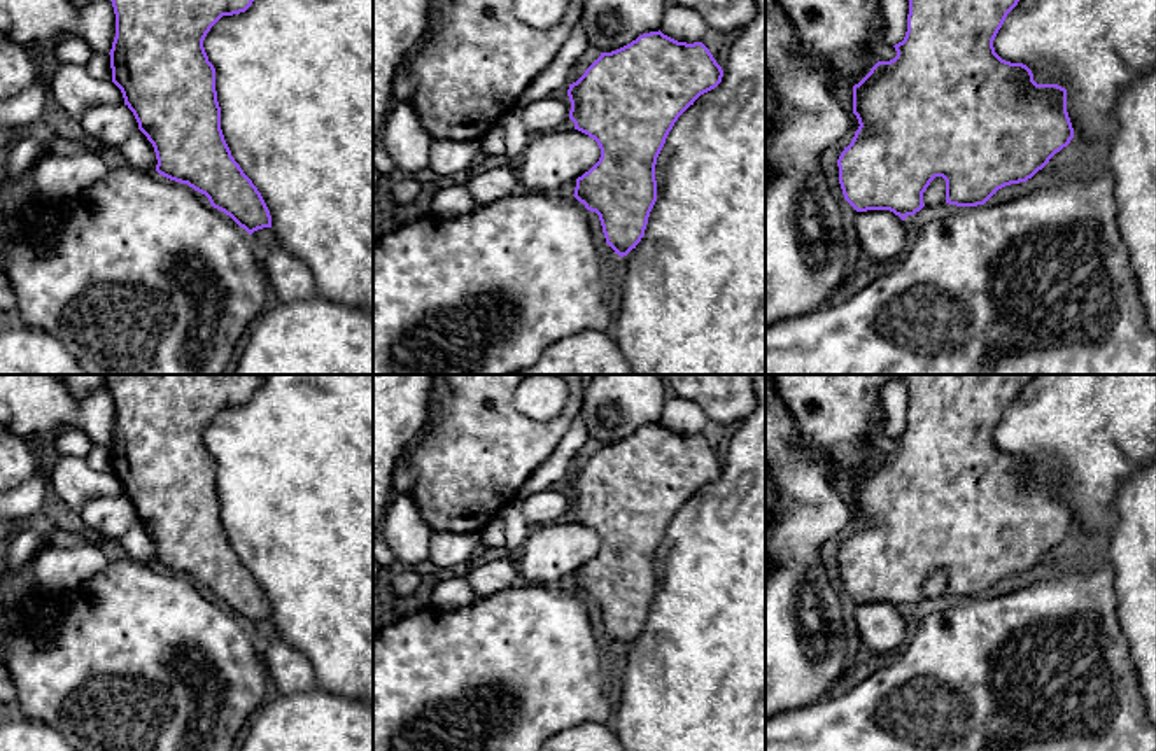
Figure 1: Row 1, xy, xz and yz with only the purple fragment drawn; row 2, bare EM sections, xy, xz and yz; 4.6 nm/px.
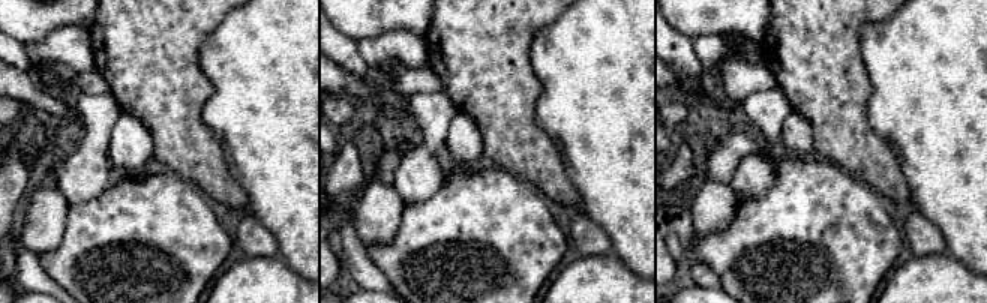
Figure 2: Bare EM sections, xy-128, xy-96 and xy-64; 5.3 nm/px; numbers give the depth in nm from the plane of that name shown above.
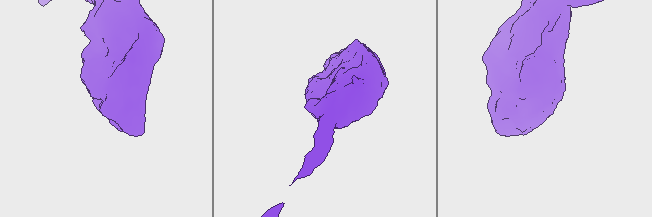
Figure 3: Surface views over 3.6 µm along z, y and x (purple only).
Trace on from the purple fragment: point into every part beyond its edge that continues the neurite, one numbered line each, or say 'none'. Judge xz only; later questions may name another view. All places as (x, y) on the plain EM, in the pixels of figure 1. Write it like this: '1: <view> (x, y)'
none

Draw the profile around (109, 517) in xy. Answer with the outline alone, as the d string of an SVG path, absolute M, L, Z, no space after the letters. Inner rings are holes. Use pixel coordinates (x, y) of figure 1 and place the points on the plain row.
M102 495L89 499L79 511L84 529L105 537L107 543L116 544L123 534L138 522L133 504L124 495Z

